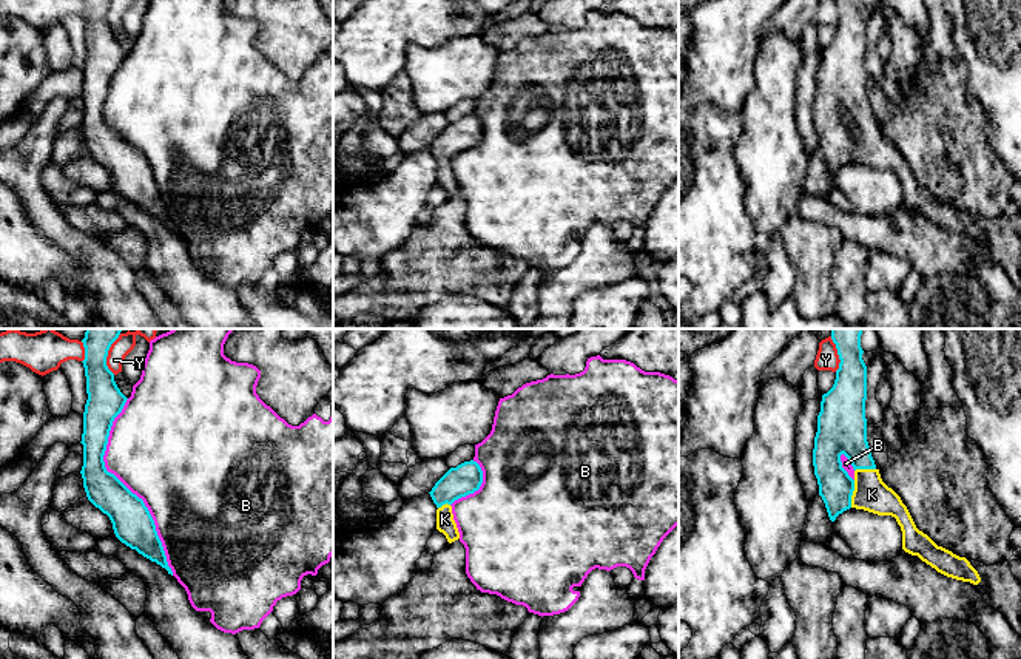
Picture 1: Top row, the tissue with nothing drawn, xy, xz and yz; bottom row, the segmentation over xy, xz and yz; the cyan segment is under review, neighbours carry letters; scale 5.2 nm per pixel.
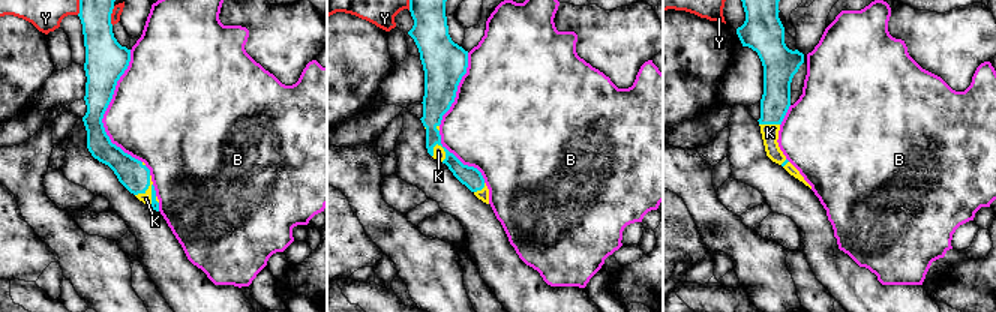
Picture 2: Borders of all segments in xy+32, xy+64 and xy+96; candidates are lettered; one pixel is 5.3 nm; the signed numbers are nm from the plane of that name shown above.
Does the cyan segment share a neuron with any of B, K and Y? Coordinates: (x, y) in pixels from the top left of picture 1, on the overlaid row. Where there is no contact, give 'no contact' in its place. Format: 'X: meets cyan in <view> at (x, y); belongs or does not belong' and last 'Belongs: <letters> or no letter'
B: meets cyan in xy at (125, 486); does not belong
K: meets cyan in yz at (852, 494); belongs
Y: meets cyan in xy at (107, 354); does not belong
Belongs: K

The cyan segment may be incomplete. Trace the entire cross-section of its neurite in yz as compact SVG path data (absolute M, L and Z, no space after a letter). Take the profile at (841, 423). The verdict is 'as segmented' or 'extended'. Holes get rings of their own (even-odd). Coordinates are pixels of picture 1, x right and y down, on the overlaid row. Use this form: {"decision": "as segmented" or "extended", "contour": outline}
{"decision": "extended", "contour": "M831 329L841 363L833 387L822 395L813 449L814 475L828 517L834 522L850 508L891 515L901 526L905 553L918 556L947 577L978 585L981 577L970 562L919 531L901 497L881 478L867 441L862 330ZM842 454L851 461L853 478L842 468Z"}

